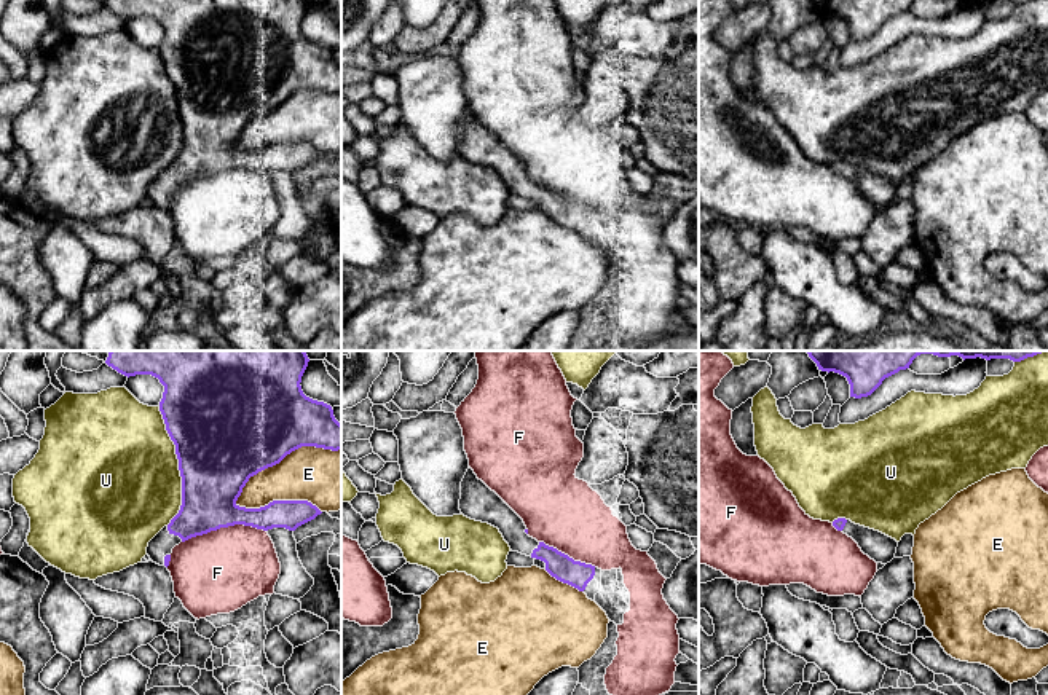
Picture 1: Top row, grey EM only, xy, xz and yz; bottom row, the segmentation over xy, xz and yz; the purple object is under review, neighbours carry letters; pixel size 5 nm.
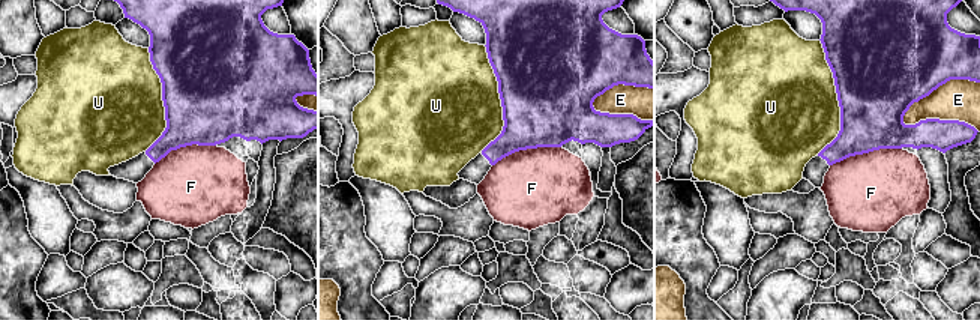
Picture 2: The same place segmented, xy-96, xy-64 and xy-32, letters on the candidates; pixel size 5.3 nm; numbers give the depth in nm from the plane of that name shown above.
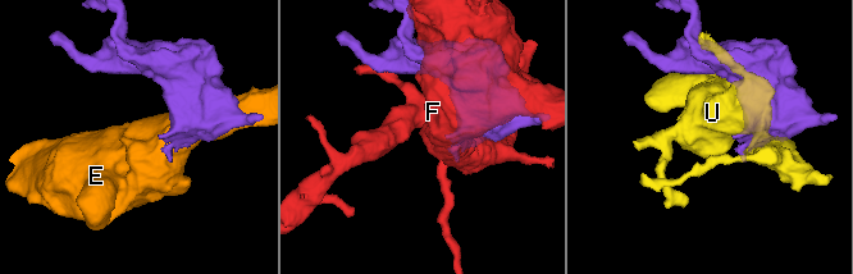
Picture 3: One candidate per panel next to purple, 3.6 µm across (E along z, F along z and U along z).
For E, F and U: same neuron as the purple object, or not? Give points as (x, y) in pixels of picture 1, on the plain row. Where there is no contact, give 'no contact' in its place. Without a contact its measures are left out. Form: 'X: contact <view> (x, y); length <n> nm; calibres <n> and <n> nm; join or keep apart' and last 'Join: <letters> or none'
E: contact xy (281, 102); length 600 nm; calibres 500 and 280 nm; keep apart
F: contact xy (224, 169); length 420 nm; calibres 320 and 420 nm; keep apart
U: contact xy (179, 109); length 600 nm; calibres 460 and 500 nm; keep apart
Join: none

